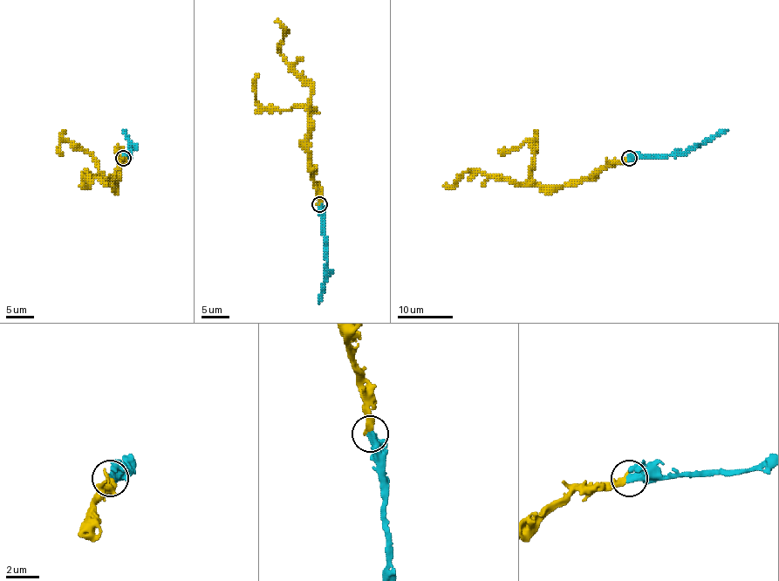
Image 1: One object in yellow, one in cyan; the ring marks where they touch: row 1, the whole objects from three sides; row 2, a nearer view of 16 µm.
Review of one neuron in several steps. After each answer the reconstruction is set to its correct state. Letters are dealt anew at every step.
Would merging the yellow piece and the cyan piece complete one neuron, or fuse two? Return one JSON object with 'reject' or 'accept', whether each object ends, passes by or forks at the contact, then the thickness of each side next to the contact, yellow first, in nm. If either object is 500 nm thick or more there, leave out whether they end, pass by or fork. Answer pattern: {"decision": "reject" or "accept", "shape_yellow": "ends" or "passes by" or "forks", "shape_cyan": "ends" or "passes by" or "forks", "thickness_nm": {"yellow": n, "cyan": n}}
{"decision": "accept", "shape_yellow": "ends", "shape_cyan": "ends", "thickness_nm": {"yellow": 400, "cyan": 440}}

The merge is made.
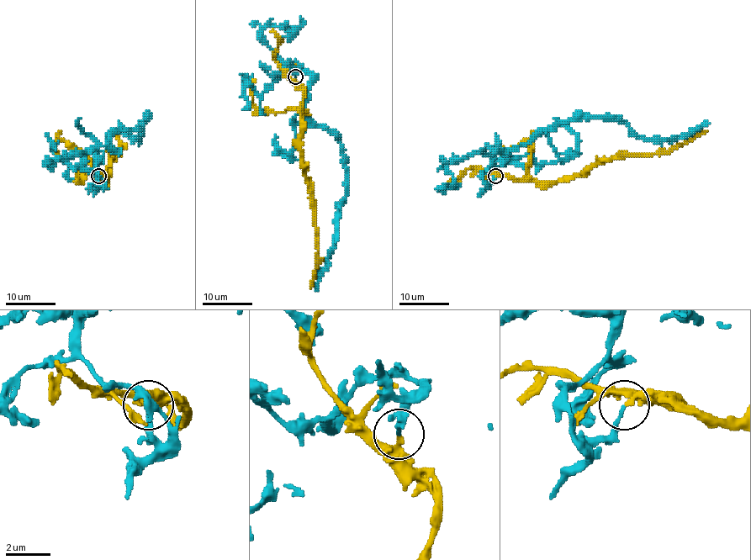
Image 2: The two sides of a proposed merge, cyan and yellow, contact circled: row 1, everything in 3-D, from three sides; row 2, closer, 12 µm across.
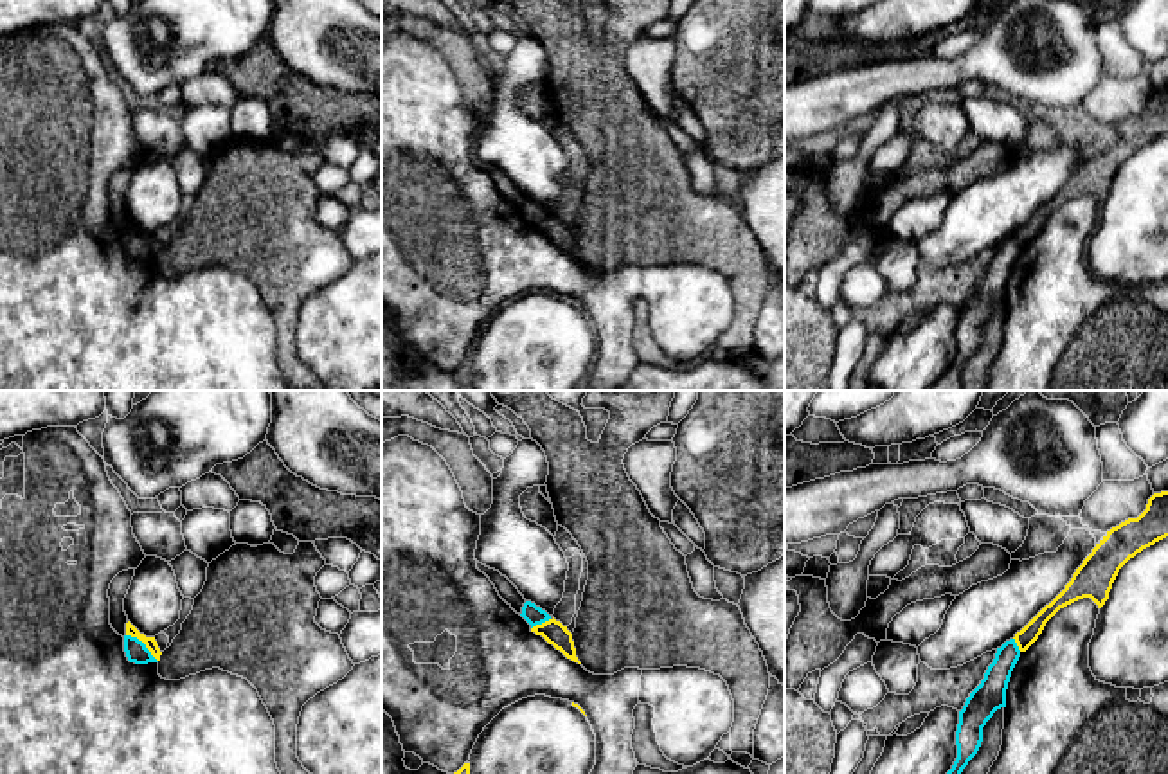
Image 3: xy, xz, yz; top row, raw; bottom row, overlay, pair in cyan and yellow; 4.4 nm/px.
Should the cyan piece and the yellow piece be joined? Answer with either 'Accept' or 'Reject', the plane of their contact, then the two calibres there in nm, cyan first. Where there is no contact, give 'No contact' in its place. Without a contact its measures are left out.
Reject. Touches cyan in xy. Thickness 100 nm (cyan) against 50 nm

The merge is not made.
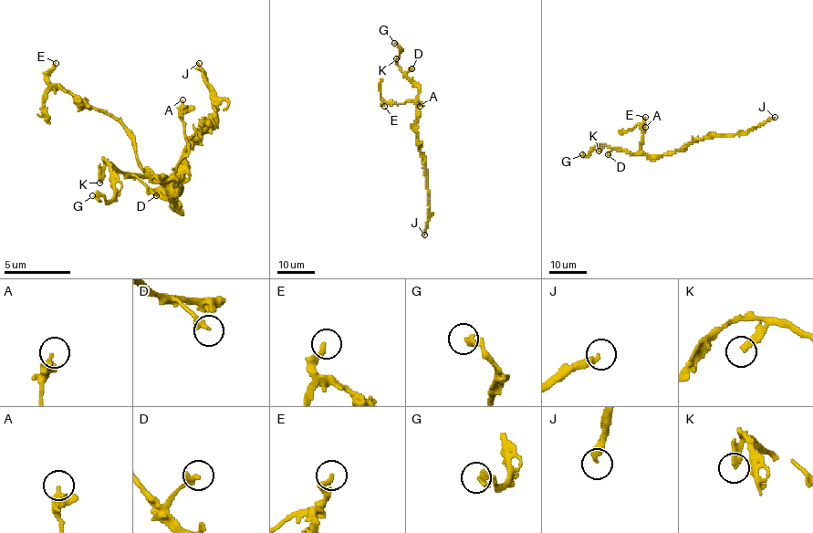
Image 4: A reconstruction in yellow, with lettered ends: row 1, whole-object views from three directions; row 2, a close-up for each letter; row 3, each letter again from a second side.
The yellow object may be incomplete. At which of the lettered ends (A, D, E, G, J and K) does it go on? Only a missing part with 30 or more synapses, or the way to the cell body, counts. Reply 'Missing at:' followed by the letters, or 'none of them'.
Missing at: none of them

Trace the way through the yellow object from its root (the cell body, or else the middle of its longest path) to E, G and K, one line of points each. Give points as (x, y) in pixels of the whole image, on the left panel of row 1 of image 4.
E: (175, 179), (169, 189), (172, 199), (139, 162), (136, 139), (116, 120), (86, 109), (49, 79), (56, 63)
G: (175, 179), (172, 199), (169, 193), (179, 189), (172, 182), (126, 175), (106, 162), (112, 195), (92, 195)
K: (175, 179), (169, 189), (175, 199), (172, 182), (112, 165), (99, 182)

